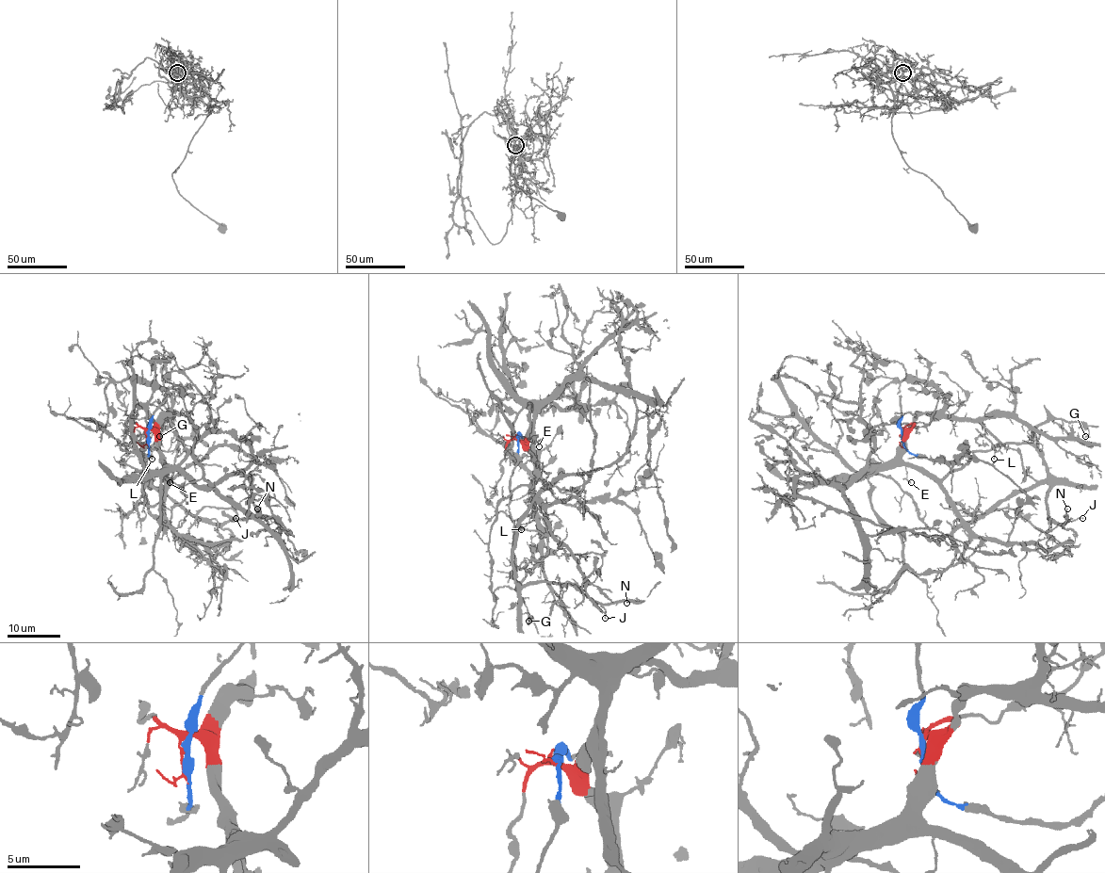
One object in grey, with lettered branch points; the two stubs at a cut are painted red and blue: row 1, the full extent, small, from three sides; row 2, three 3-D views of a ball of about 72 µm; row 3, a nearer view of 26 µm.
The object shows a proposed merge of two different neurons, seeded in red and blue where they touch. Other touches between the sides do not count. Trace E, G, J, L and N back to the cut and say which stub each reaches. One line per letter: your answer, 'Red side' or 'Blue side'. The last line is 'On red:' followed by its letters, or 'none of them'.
E: Red side
G: Red side
J: Blue side
L: Blue side
N: Blue side
On red: E, G

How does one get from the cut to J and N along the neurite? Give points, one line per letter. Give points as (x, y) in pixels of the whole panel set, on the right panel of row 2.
J: (901, 438), (912, 454), (943, 461), (1010, 444), (1031, 444), (1049, 486), (1048, 516), (1055, 523), (1082, 517)
N: (901, 438), (912, 454), (943, 461), (1010, 444), (1031, 444), (1049, 486), (1048, 516), (1064, 523), (1066, 508)

